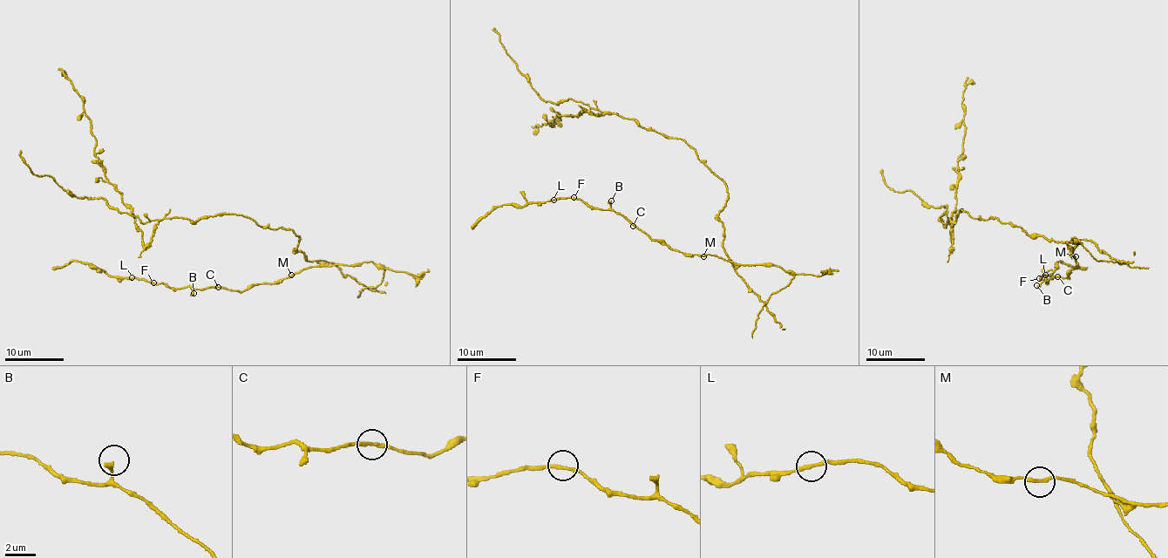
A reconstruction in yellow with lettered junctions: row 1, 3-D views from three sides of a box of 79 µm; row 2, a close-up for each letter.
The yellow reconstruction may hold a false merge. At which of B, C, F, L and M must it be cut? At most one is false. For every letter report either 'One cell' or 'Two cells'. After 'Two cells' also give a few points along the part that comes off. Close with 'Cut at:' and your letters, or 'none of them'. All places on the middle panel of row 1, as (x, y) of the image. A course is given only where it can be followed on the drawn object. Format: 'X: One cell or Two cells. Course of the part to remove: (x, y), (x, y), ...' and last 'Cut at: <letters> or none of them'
B: One cell
C: One cell
F: One cell
L: One cell
M: Two cells. Course of the part to remove: (703, 256), (730, 261), (718, 218), (727, 187), (681, 139), (630, 119), (587, 111), (532, 126)
Cut at: M

